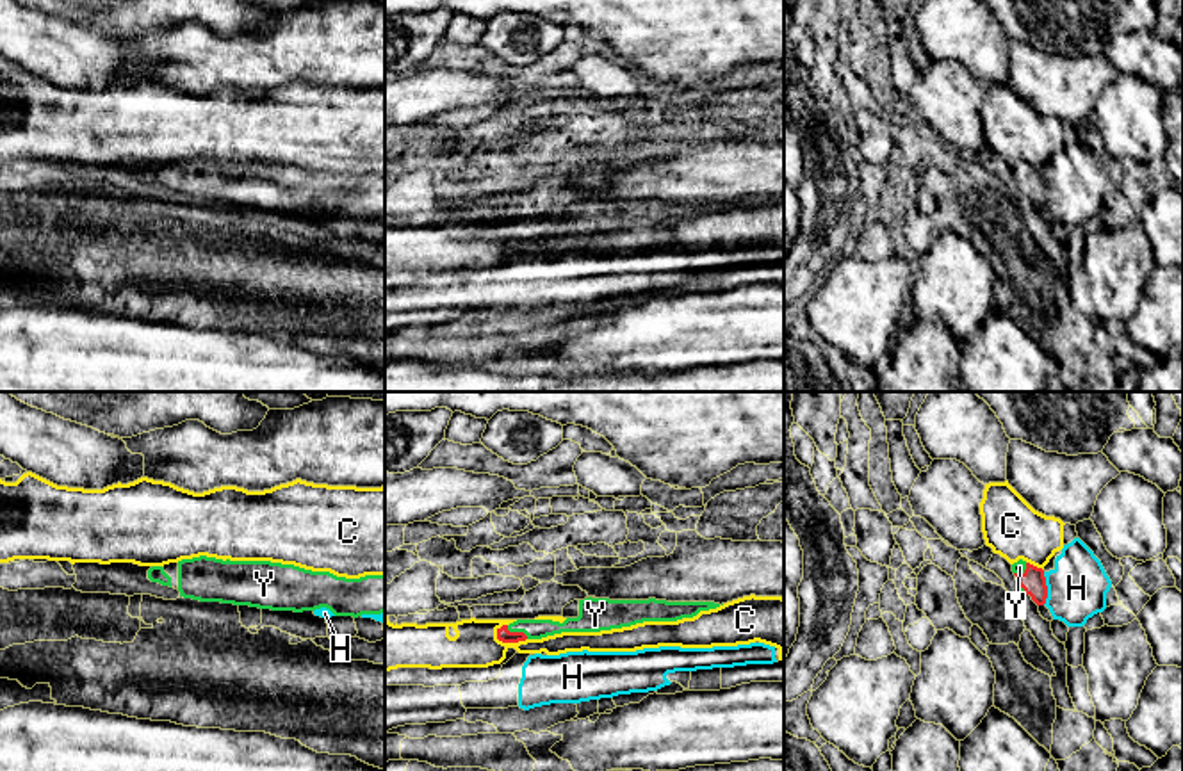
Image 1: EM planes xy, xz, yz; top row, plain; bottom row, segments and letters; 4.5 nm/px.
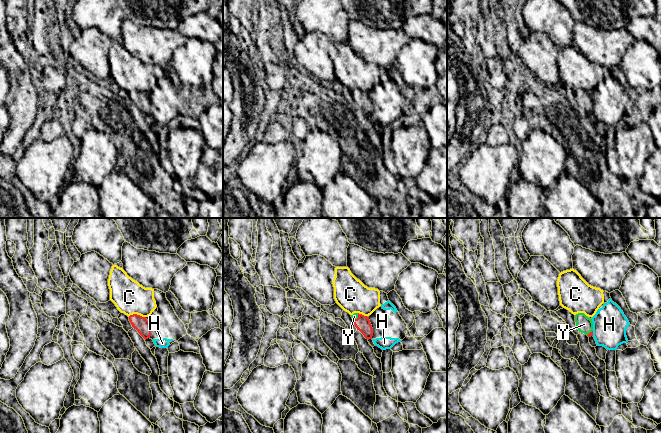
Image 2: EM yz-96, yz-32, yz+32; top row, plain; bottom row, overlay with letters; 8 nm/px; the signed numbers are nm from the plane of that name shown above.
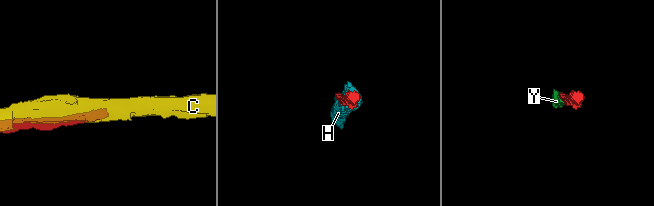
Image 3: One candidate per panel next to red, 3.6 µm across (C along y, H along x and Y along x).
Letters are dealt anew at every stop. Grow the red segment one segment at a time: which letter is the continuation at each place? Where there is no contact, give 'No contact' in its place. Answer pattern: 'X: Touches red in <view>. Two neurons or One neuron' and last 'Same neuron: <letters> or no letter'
C: Touches red in xz. Two neurons
H: Touches red in yz. Two neurons
Y: Touches red in xz. One neuron
Same neuron: Y

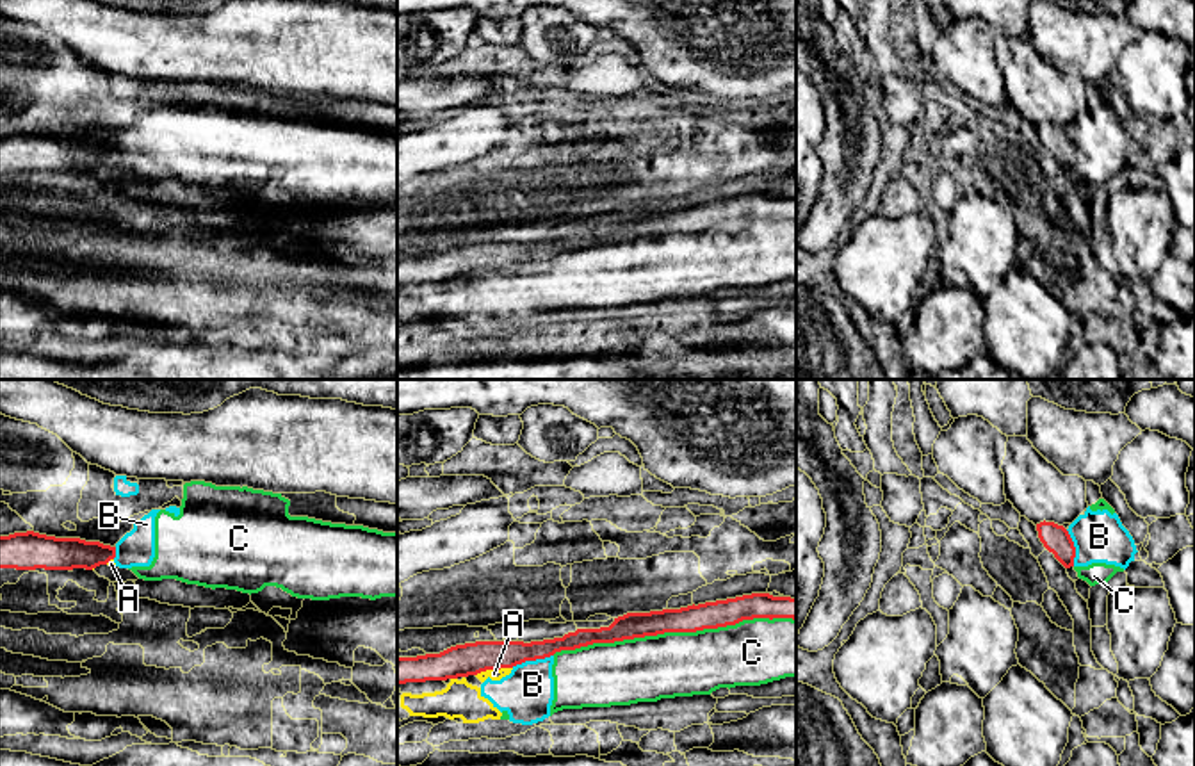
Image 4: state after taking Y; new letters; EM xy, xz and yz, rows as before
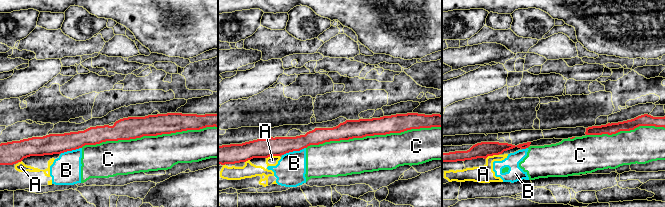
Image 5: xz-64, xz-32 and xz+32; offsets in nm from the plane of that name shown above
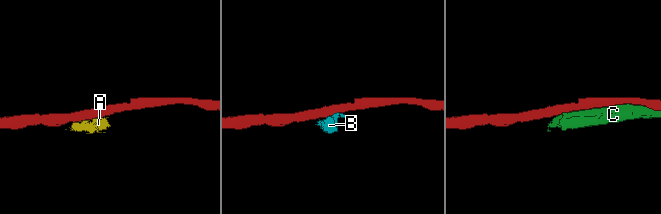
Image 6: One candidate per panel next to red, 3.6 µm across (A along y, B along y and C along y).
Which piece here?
A: Touches red in xz. Two neurons
B: Touches red in xz. Two neurons
C: Touches red in xz. Two neurons
Same neuron: no letter

